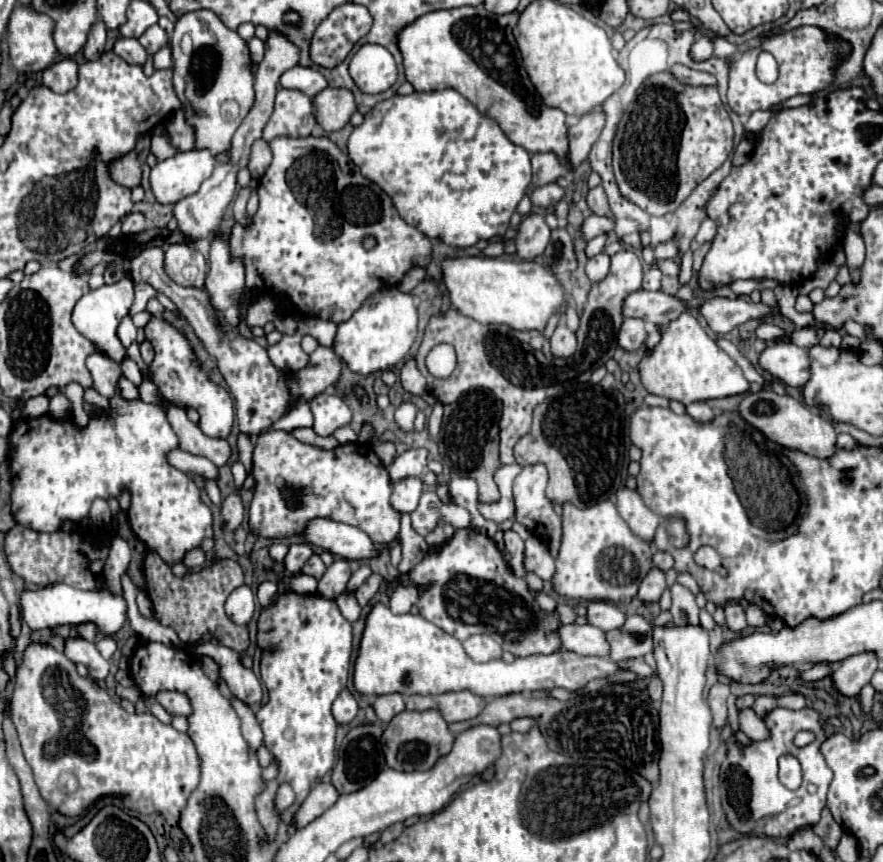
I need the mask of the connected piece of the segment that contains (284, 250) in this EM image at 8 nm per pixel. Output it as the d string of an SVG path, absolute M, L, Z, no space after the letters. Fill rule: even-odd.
M307 136L307 138L275 138L271 142L271 150L273 150L273 162L271 166L267 168L267 172L263 174L263 178L259 180L259 210L257 214L253 216L253 224L249 228L241 228L241 226L233 226L231 230L231 250L235 256L243 256L245 258L245 268L247 268L247 286L251 290L257 290L261 294L269 294L269 296L275 296L275 298L281 298L281 300L289 300L293 302L293 306L301 312L303 318L321 318L321 320L331 320L335 324L341 324L345 320L351 318L351 314L363 304L363 300L373 294L375 290L379 290L381 286L395 286L403 274L411 268L413 262L425 266L427 260L429 260L429 254L431 254L431 244L429 244L429 238L423 236L417 228L409 226L405 220L401 220L401 216L397 214L391 198L377 186L377 184L371 184L367 178L363 178L357 170L357 166L349 160L349 156L345 156L337 144L333 144L329 138L315 138L315 136ZM363 236L375 236L377 238L377 246L367 252L363 246L361 246L361 238Z

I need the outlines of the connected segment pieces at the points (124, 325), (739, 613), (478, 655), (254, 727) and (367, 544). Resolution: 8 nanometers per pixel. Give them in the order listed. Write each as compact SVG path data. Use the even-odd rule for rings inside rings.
M125 318L125 320L121 322L121 326L119 326L119 338L121 338L121 342L123 342L125 348L137 338L137 328L133 328L131 318Z
M727 602L725 606L725 616L727 616L727 626L733 630L733 632L741 632L747 622L745 622L745 612L743 612L743 606L739 606L739 602Z
M487 634L469 636L463 642L463 648L475 662L487 662L487 660L493 660L493 658L501 658L501 652L503 652L501 646Z
M231 698L231 704L233 704L233 708L237 710L237 714L239 714L239 718L241 718L243 738L245 738L245 742L249 744L249 748L255 752L255 750L263 744L263 732L261 732L259 724L257 724L257 720L255 720L255 716L253 716L253 708L247 706L245 702L237 700L237 698Z
M315 518L309 522L301 538L307 544L319 546L345 560L363 560L379 554L379 548L365 532L343 522L333 522L329 518Z

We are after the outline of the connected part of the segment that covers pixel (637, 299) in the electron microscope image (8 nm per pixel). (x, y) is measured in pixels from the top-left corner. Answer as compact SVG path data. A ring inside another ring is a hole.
M637 290L629 294L629 298L625 298L623 302L623 316L639 318L657 326L667 326L683 312L685 312L683 302L661 290L657 292Z

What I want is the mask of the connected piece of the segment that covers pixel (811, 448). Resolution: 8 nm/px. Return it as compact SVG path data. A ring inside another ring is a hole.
M761 390L755 394L743 396L743 400L737 406L737 412L749 426L759 430L767 440L789 448L799 450L815 458L829 458L835 450L835 430L833 426L817 412L811 412L807 406L797 402L791 396L779 396L773 390Z

